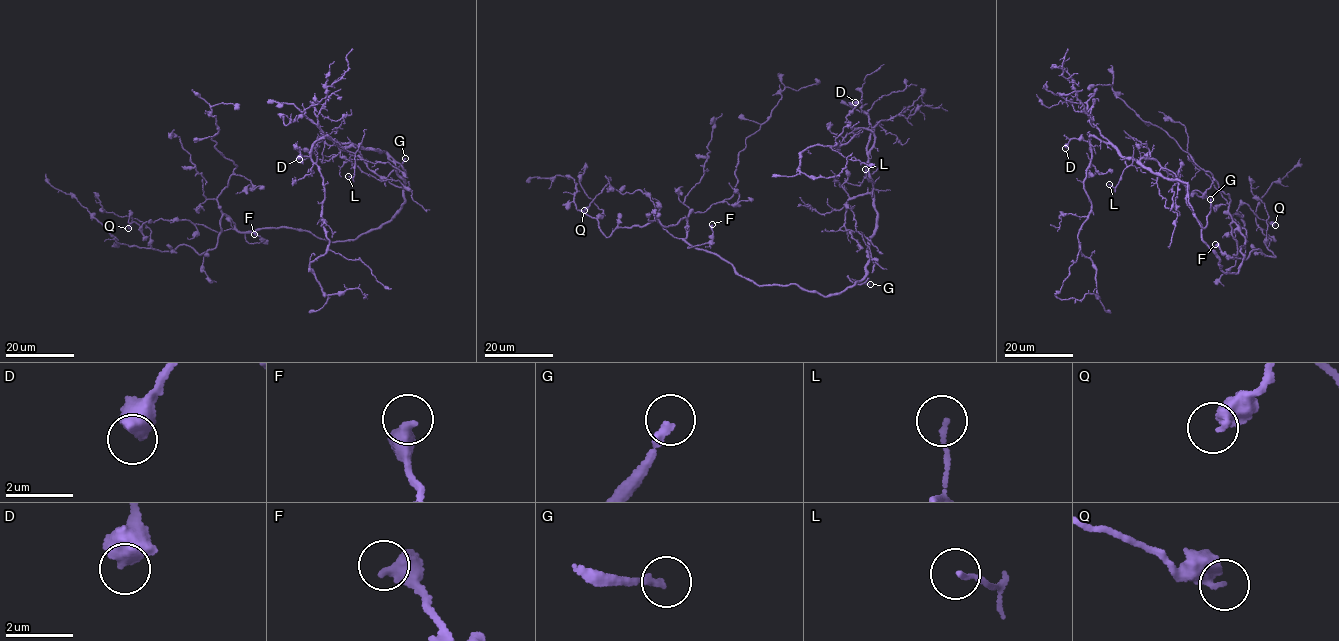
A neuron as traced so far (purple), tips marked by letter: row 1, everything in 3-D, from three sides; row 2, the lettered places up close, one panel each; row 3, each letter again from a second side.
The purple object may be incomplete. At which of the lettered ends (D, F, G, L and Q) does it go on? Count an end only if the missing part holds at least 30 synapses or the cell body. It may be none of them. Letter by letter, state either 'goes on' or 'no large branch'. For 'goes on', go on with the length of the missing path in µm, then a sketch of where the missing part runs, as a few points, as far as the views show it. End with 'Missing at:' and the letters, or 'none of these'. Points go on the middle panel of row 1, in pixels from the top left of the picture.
D: no large branch
F: no large branch
G: no large branch
L: no large branch
Q: no large branch
Missing at: none of these

